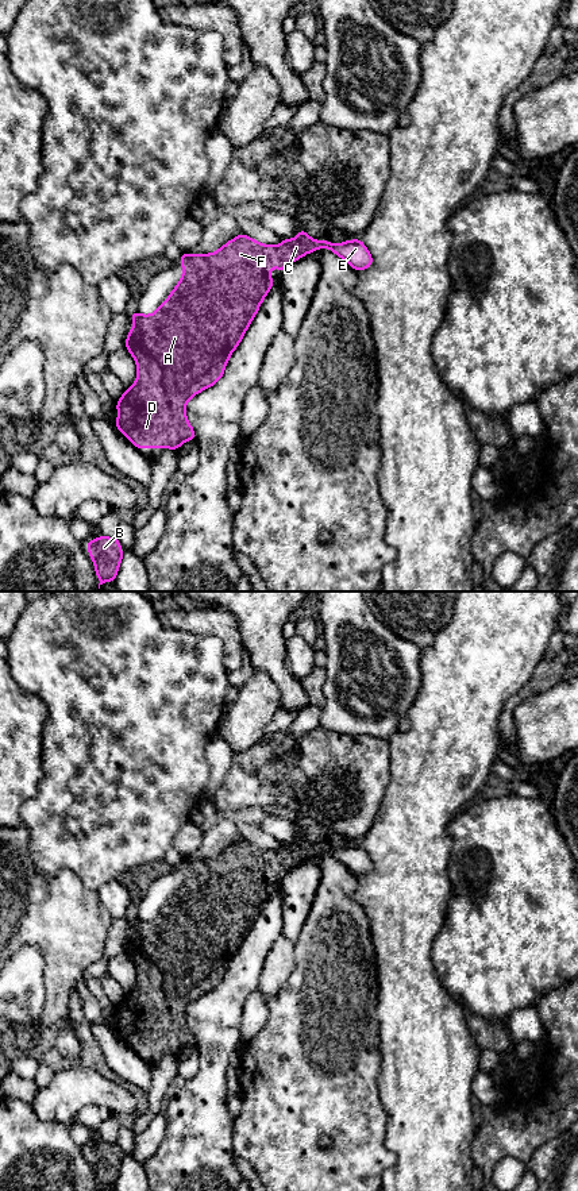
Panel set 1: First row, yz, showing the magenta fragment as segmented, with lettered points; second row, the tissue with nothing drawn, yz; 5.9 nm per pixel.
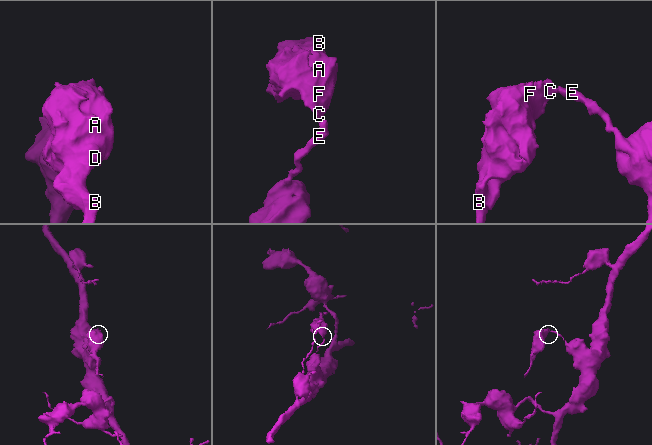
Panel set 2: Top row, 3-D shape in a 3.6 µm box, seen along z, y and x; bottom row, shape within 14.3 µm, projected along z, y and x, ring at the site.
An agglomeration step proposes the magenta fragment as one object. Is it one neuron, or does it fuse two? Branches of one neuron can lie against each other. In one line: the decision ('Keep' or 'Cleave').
Cleave

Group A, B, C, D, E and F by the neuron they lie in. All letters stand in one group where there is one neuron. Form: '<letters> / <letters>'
A B C D F / E

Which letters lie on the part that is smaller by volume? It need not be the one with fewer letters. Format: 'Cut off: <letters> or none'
Cut off: A, B, C, D, F

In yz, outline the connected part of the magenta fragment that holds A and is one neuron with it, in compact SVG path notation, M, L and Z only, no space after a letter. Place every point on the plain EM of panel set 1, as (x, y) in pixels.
M301 835L296 844L282 844L280 851L262 849L240 839L212 859L182 859L178 866L184 878L167 905L153 920L139 920L136 916L131 918L134 932L127 940L124 952L135 964L138 980L135 988L116 1006L116 1033L139 1055L177 1055L184 1047L194 1045L194 1034L185 1018L186 1007L223 982L230 960L239 951L265 901L275 890L270 874L275 871L282 876L292 867L316 855L319 845L309 843L307 836Z

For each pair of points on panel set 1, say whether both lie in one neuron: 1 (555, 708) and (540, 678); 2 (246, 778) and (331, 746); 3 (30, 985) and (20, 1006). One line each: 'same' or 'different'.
1: different
2: same
3: same

